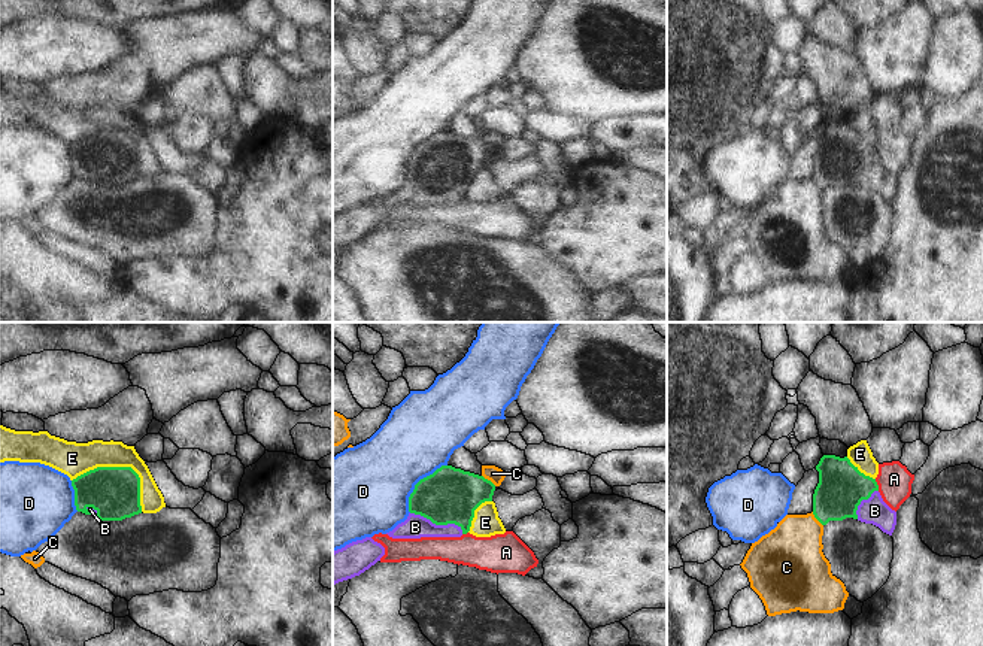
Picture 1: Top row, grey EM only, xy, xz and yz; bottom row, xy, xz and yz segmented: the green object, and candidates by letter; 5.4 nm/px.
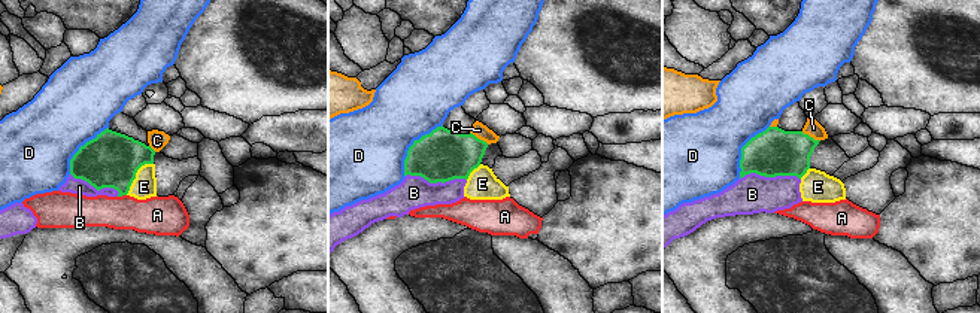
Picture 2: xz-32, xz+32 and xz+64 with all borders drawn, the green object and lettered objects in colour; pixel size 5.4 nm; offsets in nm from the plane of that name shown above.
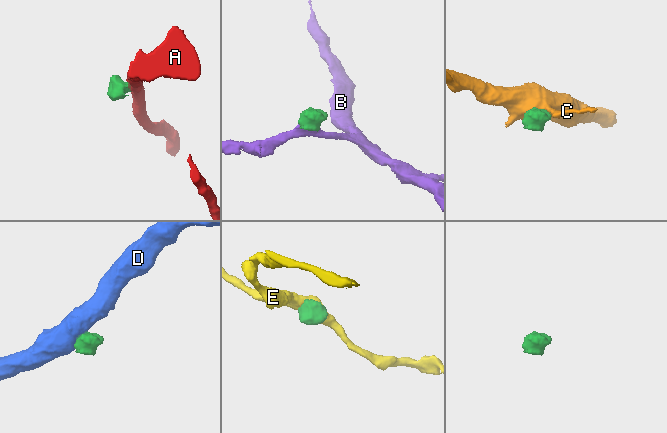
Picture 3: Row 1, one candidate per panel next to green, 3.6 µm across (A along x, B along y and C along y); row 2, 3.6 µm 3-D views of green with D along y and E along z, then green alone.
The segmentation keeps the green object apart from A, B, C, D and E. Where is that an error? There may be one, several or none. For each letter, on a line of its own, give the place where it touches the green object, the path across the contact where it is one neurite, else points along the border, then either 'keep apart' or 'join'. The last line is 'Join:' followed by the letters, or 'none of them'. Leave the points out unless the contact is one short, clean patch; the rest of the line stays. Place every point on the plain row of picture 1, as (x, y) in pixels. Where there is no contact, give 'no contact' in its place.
A: contact yz (877, 151); border yz (874, 145), (879, 155); keep apart
B: contact xz (437, 190); way xz (449, 161), (437, 175), (437, 190), (418, 190), (415, 193); join
C: contact xz (490, 146); border xz (482, 140), (495, 151); keep apart
D: contact xz (416, 149); border xz (446, 130), (442, 130), (415, 151), (409, 163), (409, 178); keep apart
E: contact xy (123, 133); keep apart
Join: B

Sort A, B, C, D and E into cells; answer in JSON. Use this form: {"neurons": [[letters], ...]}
{"neurons": [["A"], ["B"], ["C"], ["D"], ["E"]]}

